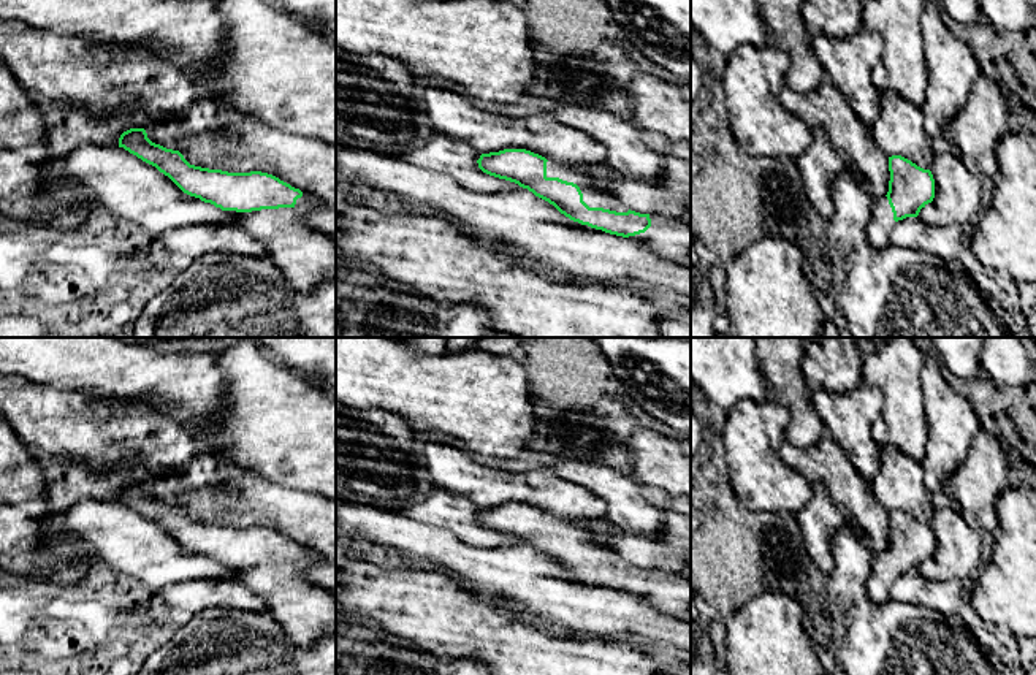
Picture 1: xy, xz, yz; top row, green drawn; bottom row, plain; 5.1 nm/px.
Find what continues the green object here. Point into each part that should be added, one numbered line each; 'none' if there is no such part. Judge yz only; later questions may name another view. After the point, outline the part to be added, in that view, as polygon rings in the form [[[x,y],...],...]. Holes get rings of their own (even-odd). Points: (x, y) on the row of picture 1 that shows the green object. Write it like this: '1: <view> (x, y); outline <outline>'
1: yz (881, 222); outline [[[887,196],[876,198],[867,225],[868,241],[881,249],[889,246],[889,235],[895,225],[893,212]]]

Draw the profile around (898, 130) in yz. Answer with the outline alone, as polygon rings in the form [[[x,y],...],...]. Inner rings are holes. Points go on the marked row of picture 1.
[[[892,90],[879,93],[879,116],[871,125],[871,135],[887,155],[901,155],[924,170],[933,165],[931,139],[924,128],[924,112]]]

